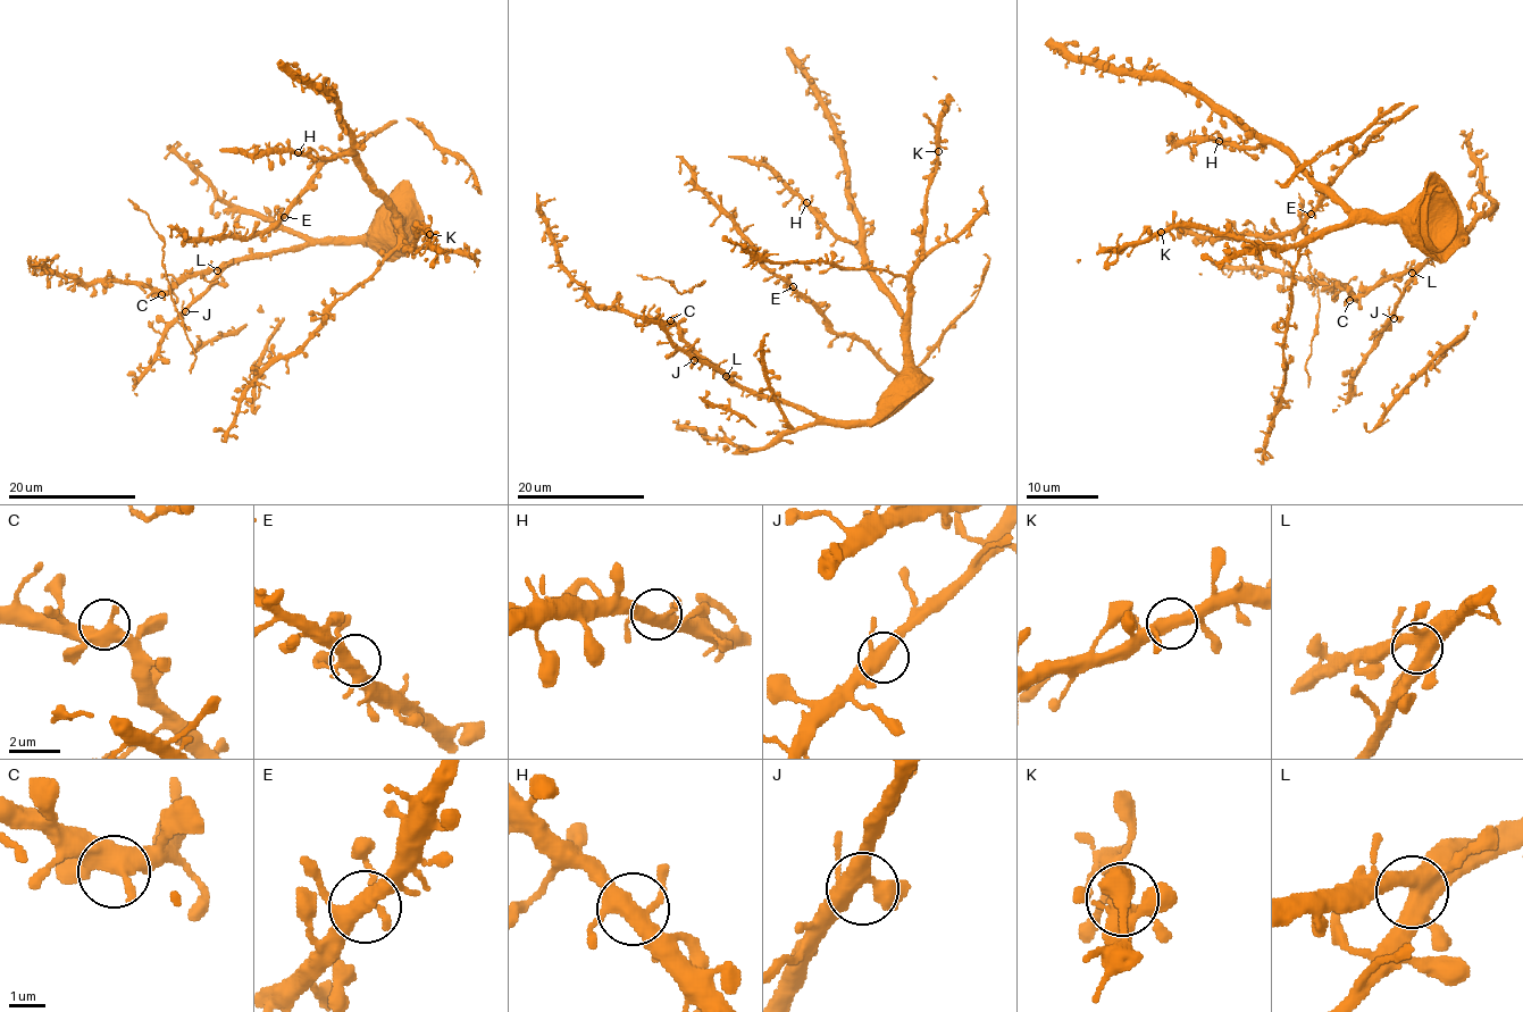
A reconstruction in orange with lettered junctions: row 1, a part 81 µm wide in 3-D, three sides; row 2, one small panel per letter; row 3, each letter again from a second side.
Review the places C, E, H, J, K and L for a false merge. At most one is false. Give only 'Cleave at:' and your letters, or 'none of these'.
Cleave at: none of these

